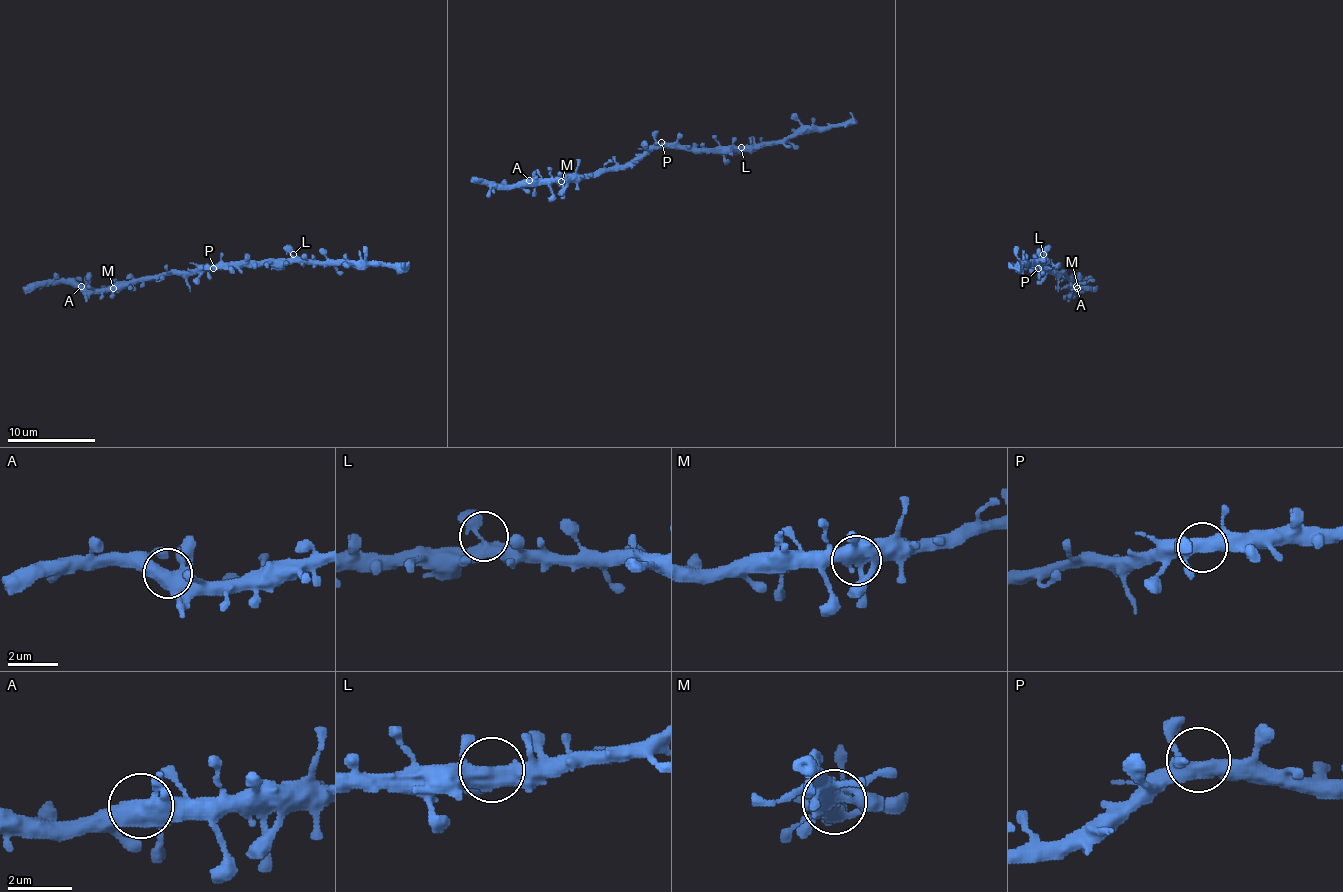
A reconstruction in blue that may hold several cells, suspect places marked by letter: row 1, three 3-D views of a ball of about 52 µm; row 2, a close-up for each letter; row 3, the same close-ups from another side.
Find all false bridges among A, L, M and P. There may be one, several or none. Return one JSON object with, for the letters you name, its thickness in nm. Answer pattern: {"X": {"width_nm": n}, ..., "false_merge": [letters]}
{"false_merge": []}

